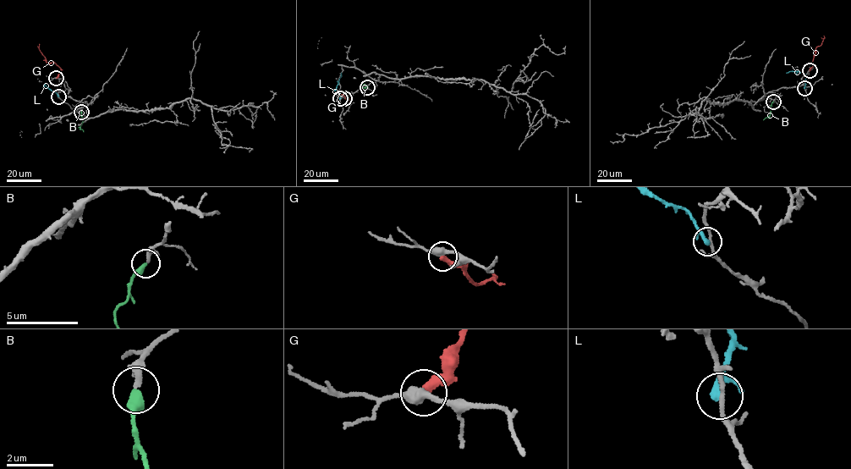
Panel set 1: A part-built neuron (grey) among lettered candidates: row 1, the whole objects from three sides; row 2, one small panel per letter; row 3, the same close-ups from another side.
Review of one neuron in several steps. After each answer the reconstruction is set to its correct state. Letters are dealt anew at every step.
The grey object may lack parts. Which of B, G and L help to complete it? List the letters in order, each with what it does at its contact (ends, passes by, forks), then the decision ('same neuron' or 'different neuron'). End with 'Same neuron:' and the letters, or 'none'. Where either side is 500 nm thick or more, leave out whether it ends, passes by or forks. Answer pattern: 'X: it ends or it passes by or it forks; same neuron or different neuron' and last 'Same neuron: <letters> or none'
B: it ends; same neuron
G: it ends; different neuron
L: it passes by; different neuron
Same neuron: B

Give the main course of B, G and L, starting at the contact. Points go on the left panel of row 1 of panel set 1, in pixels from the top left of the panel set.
B: (81, 112), (83, 121), (80, 127), (83, 131)
G: (56, 78), (60, 68), (54, 63), (47, 62), (39, 50), (39, 44)
L: (58, 96), (45, 84), (43, 89)

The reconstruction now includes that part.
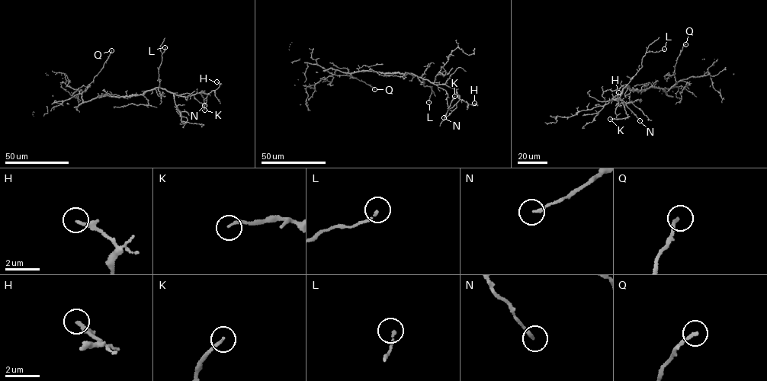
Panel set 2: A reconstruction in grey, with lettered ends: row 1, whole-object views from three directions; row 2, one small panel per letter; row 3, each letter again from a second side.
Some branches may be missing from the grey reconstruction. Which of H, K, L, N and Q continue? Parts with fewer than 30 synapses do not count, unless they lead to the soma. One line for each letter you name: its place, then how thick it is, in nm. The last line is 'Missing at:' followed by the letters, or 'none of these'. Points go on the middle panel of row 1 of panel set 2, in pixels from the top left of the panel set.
Missing at: none of these

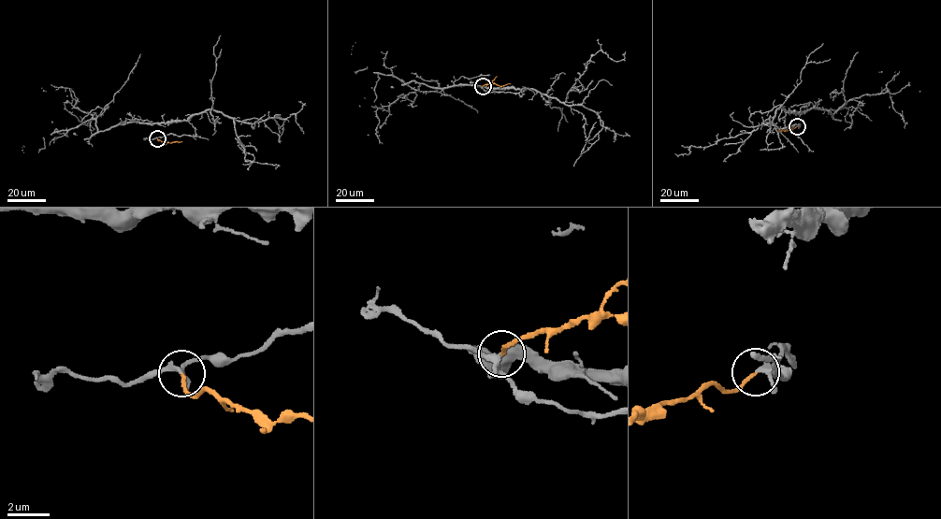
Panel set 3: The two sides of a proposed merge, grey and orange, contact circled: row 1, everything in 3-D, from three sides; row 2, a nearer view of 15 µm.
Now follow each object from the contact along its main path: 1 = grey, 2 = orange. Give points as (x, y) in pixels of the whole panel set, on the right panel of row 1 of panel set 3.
1: (797, 126), (783, 128), (785, 113), (815, 107), (832, 113), (852, 98), (884, 93), (899, 72), (879, 72)
2: (797, 126), (777, 131)

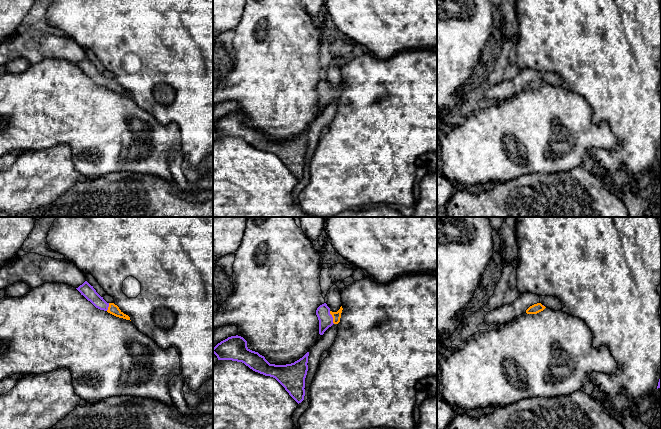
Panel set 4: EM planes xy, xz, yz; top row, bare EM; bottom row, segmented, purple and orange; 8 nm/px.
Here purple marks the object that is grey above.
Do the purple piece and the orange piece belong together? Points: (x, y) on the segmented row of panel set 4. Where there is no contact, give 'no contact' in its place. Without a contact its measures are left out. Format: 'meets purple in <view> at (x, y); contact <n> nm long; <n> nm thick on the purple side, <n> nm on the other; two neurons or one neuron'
meets purple in xz at (332, 317); contact 110 nm long; 110 nm thick on the purple side, 70 nm on the other; one neuron

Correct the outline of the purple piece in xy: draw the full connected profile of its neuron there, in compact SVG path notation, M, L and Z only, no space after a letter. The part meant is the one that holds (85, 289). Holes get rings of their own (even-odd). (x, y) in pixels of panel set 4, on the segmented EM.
M87 281L76 289L96 308L107 311L116 317L130 320L130 317L124 314L117 305L114 303L107 303Z

